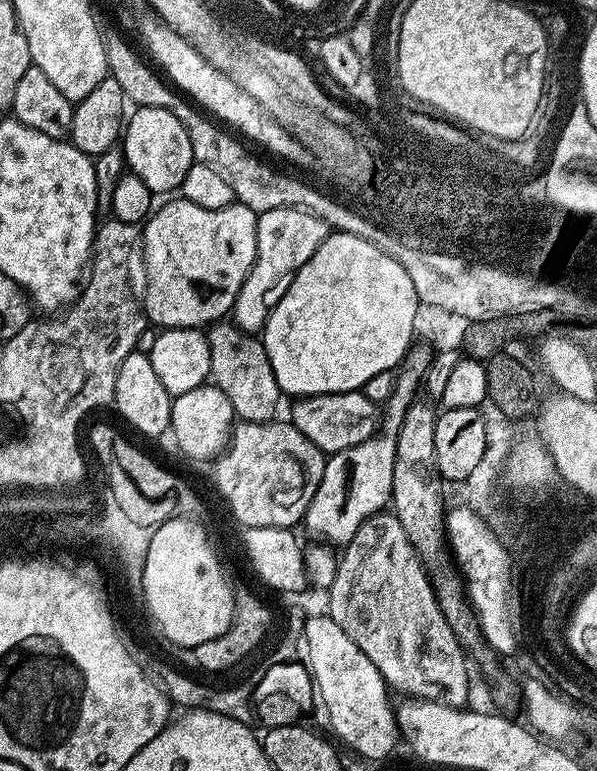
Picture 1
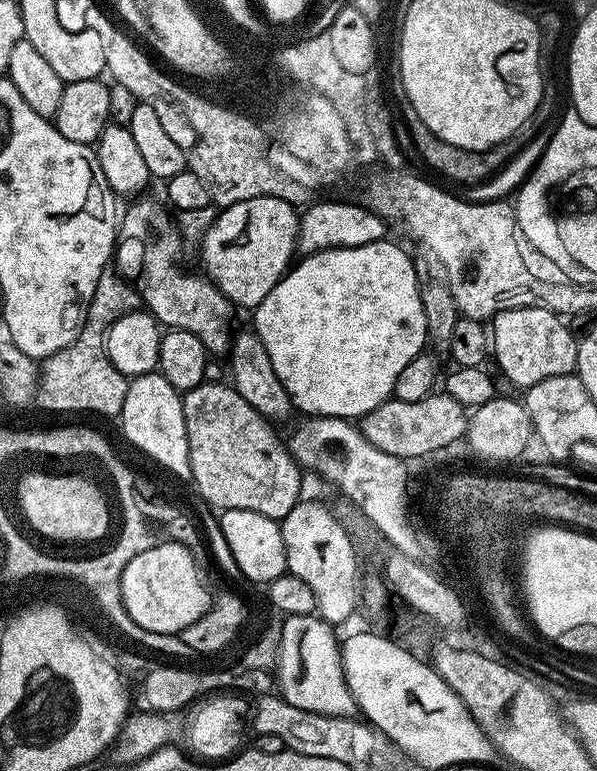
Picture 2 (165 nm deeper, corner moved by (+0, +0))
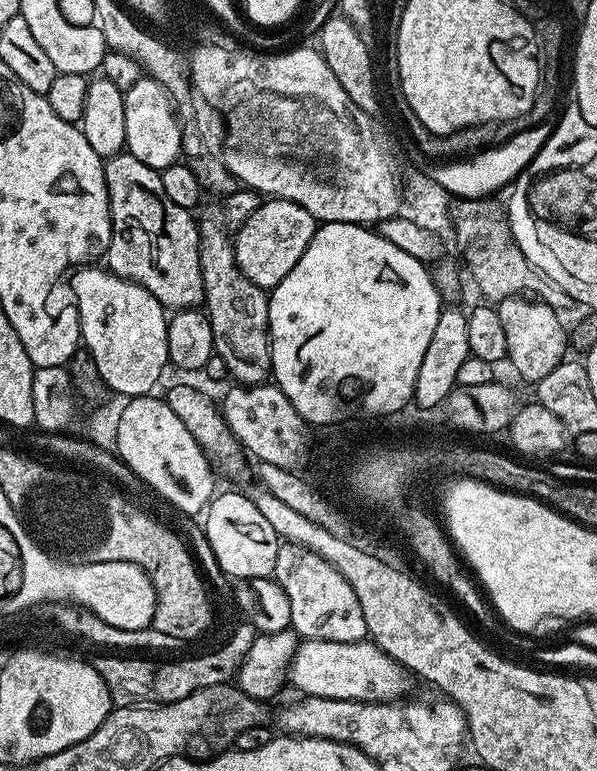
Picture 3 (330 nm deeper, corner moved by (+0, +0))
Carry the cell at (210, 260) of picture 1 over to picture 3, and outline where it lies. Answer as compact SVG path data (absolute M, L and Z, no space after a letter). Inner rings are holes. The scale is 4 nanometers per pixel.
M268 198L263 204L245 220L245 224L234 233L234 243L236 245L236 261L259 288L271 290L294 270L298 258L310 246L310 238L314 238L318 227L318 222L302 206L298 206L289 200L277 200Z

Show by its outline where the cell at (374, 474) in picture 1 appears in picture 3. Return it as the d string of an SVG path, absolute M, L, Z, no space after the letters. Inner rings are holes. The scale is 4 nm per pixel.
M281 543L274 573L276 583L282 586L286 598L290 598L290 628L297 637L326 642L358 642L368 636L366 618L362 618L362 606L346 582L346 578L310 549L297 544Z

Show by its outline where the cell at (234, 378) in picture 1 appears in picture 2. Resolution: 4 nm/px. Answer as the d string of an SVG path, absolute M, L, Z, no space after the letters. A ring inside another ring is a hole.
M140 204L128 212L128 236L133 240L133 250L140 252L140 264L144 267L140 272L138 291L147 311L169 329L194 334L213 357L227 357L234 344L234 331L228 325L234 305L210 280L199 275L187 276L178 265L172 264L182 250L177 225L171 219L168 221L167 214L158 205L147 208Z

